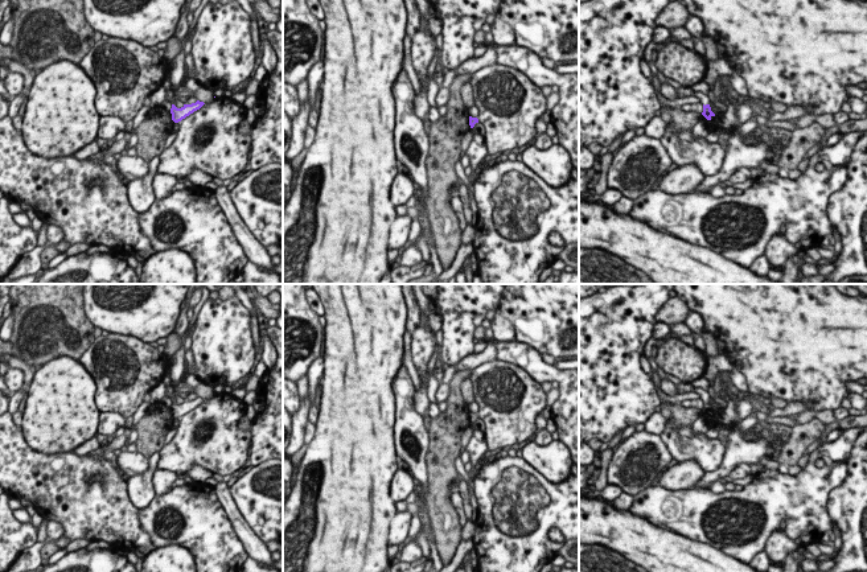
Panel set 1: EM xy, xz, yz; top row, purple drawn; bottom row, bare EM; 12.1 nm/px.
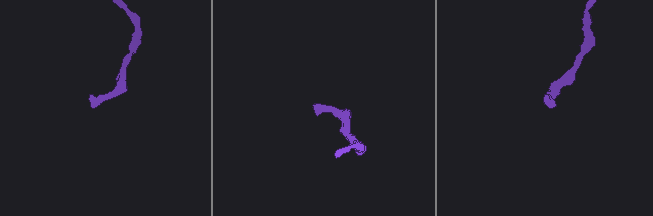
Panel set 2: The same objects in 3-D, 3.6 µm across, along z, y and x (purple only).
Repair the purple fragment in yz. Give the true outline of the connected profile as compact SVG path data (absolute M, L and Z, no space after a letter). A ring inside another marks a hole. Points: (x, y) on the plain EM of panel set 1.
M694 387L694 391L695 394L698 394L702 399L703 399L703 408L702 411L707 415L707 416L711 416L712 412L715 412L715 410L711 407L711 403L710 403L710 394L707 390L703 390L700 387Z

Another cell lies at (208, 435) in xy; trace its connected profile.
M227 392L215 394L205 399L180 417L172 440L160 450L157 469L188 472L193 465L201 465L211 473L231 474L239 469L247 456L251 444L251 429L241 429L239 419L245 415L247 404Z

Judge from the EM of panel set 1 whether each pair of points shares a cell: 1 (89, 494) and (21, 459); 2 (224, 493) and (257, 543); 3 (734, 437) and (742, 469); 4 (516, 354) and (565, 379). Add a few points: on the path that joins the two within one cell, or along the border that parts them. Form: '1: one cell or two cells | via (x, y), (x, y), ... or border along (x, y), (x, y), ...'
1: one cell | via (72, 493), (53, 474), (42, 473), (38, 469)
2: one cell | via (229, 505), (245, 531)
3: two cells | border along (748, 463), (740, 463), (727, 474)
4: one cell | via (527, 359), (538, 370), (553, 373)

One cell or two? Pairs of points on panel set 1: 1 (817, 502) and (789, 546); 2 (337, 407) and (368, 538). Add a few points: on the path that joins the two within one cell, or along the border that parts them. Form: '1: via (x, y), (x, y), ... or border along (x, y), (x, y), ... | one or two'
1: border along (783, 530), (798, 546) | two
2: via (349, 440), (349, 505) | one

